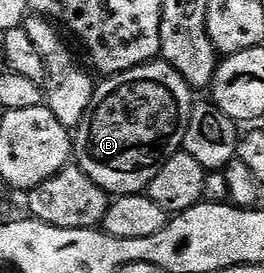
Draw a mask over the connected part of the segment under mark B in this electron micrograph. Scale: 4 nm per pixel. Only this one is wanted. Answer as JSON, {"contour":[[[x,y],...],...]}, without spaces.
{"contour":[[[145,62],[131,70],[109,75],[94,87],[94,103],[72,134],[72,158],[84,173],[110,196],[140,194],[150,189],[150,181],[173,154],[182,150],[190,113],[196,105],[188,83],[166,62]]]}

